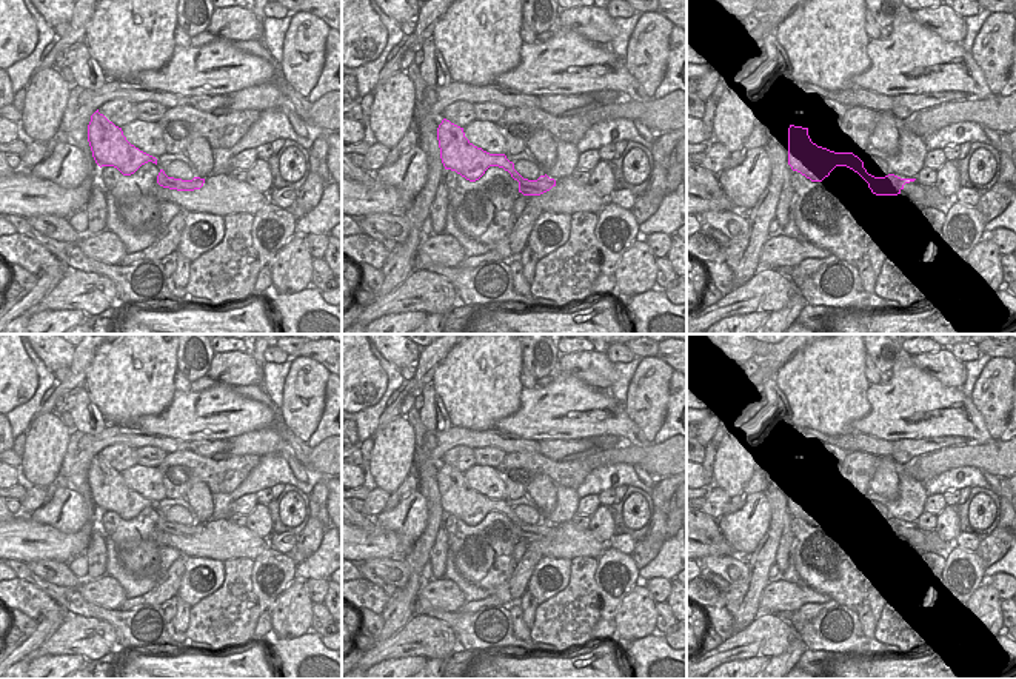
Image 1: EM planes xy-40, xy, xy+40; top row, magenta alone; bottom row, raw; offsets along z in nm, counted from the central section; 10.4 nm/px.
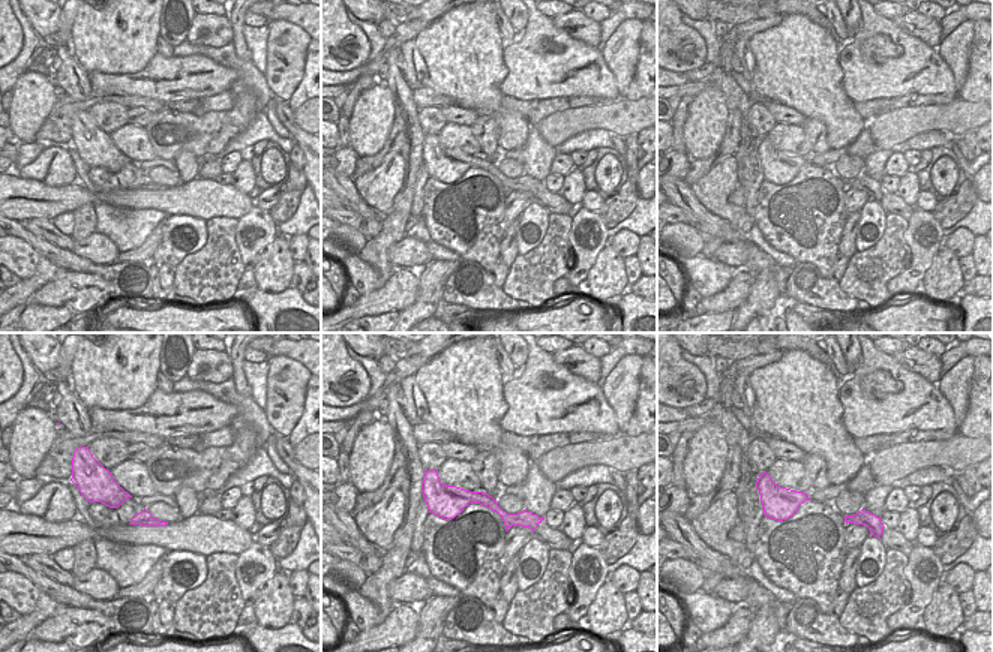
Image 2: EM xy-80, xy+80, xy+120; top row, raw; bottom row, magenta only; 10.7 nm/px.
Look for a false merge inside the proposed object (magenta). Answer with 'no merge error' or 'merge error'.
merge error

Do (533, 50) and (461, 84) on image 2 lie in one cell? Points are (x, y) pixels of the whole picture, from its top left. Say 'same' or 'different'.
different

